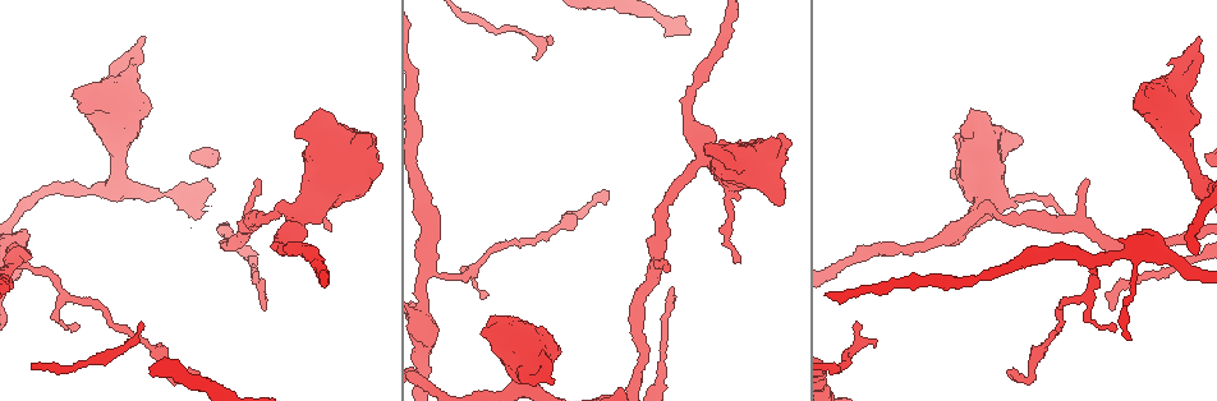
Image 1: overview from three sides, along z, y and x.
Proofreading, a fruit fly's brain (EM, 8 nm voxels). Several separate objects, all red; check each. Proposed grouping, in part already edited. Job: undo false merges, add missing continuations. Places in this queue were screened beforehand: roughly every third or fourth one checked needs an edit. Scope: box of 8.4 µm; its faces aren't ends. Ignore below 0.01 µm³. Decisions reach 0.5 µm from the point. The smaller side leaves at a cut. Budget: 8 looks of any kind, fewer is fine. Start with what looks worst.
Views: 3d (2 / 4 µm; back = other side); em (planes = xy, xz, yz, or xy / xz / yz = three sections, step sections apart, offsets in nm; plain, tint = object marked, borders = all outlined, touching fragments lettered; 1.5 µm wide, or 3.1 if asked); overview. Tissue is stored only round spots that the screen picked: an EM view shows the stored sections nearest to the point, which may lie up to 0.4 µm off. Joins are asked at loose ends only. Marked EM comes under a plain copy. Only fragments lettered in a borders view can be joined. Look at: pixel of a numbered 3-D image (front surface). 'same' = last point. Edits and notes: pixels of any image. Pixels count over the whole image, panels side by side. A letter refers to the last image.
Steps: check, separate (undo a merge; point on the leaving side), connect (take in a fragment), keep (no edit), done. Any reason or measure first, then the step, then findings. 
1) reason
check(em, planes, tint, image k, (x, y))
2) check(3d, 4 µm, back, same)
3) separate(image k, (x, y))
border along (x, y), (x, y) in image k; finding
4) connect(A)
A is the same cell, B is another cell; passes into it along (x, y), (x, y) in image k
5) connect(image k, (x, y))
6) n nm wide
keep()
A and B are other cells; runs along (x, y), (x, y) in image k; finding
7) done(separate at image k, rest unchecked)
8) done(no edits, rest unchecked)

branch stops here
check(3d, 2 µm, image 1, (550, 378))

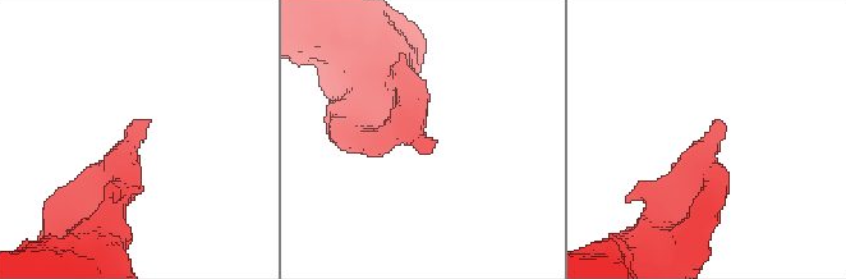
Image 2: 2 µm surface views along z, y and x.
check(em, planes, borders, image 2, (146, 123))

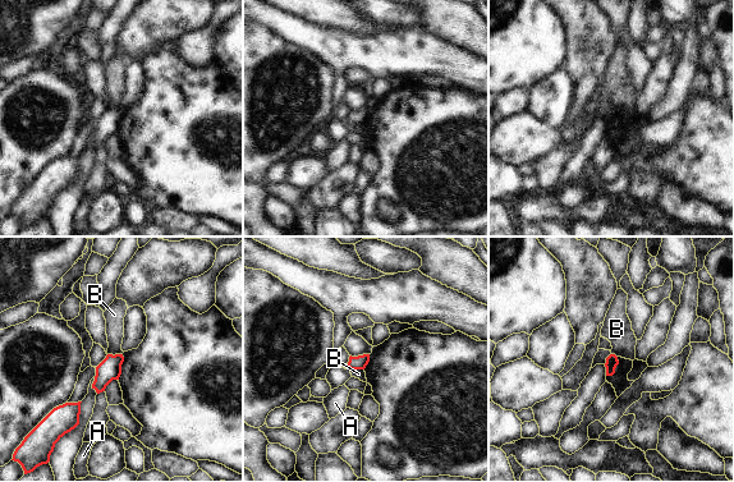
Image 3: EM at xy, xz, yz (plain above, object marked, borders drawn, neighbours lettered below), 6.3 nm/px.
keep()
A and B are other cells; border along (108, 353), (122, 354) in image 3; no lettered fragment goes on from it

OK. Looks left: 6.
tapers out
check(em, xz, step 4, borders, image 1, (484, 294))

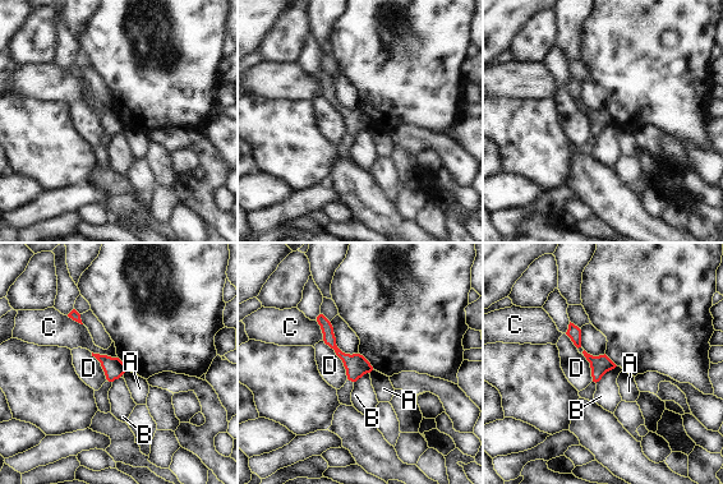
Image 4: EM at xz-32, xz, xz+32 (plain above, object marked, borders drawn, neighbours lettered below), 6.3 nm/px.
120 nm wide
keep()
A, B, C and D are other cells; runs along (321, 318), (332, 345), (367, 369) in image 4; none of them fits

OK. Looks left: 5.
abrupt turn
check(em, planes, tint, image 1, (582, 211))

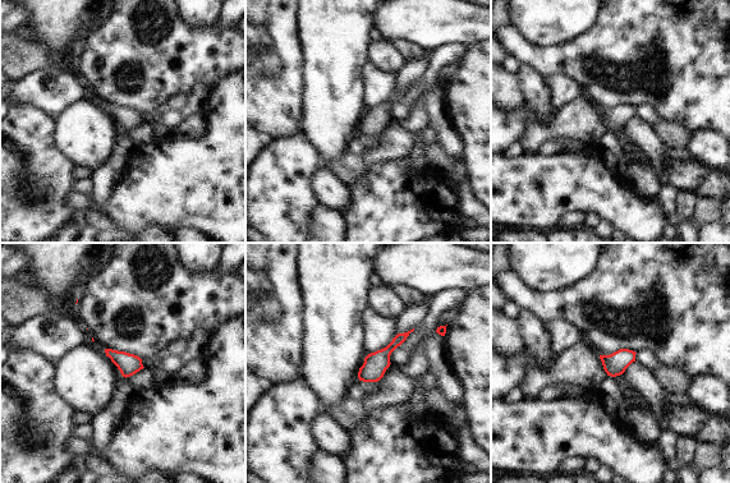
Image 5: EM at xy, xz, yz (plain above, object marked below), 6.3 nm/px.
what lies round it
check(em, planes, borders, same)

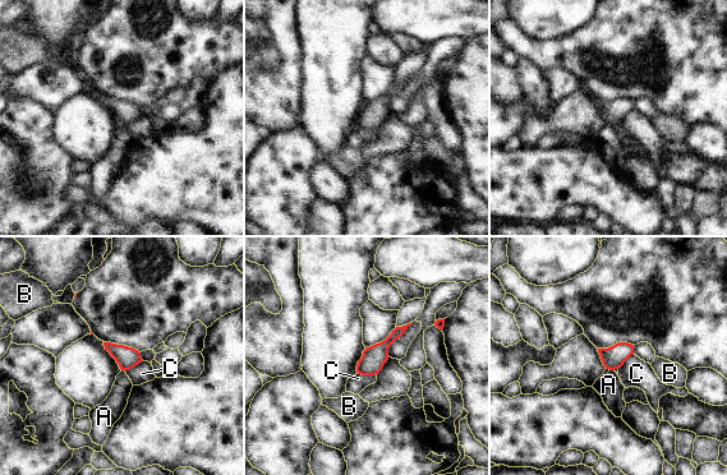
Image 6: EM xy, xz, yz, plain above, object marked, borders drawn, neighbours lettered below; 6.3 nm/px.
140 nm wide
keep()
A, B and C are other cells; border along (606, 368), (613, 370) in image 6; continuous, no second cell

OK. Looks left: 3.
done(no edits, rest unchecked)

